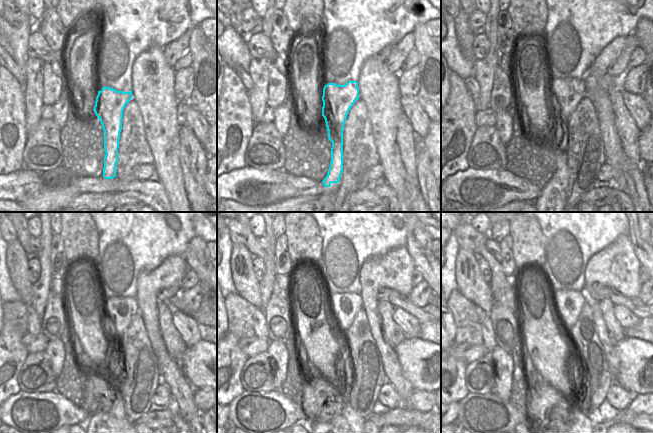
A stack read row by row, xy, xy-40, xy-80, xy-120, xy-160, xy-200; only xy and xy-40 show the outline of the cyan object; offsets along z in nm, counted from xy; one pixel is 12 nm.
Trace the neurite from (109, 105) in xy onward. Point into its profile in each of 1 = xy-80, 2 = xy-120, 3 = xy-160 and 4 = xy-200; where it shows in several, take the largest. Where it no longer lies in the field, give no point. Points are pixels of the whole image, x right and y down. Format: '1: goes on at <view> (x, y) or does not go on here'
1: goes on at xy-80 (565, 94)
2: goes on at xy-120 (118, 311)
3: goes on at xy-160 (343, 306)
4: goes on at xy-200 (568, 304)

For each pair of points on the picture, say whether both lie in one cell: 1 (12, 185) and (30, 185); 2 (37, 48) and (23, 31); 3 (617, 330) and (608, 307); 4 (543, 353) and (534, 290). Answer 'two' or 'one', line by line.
1: one
2: two
3: one
4: one

